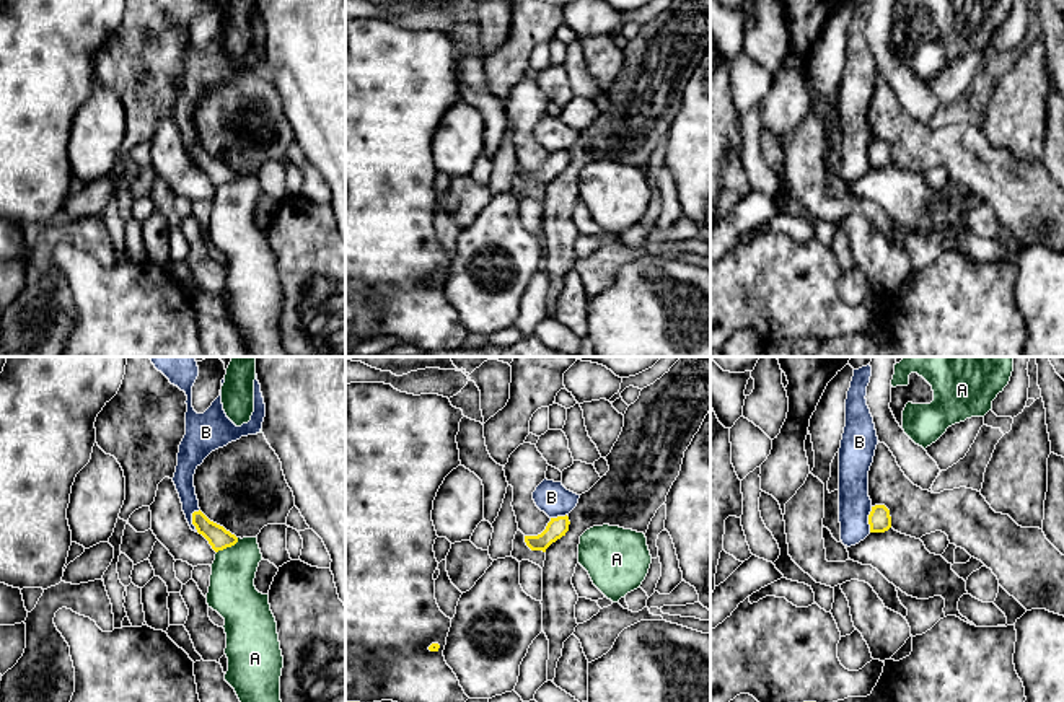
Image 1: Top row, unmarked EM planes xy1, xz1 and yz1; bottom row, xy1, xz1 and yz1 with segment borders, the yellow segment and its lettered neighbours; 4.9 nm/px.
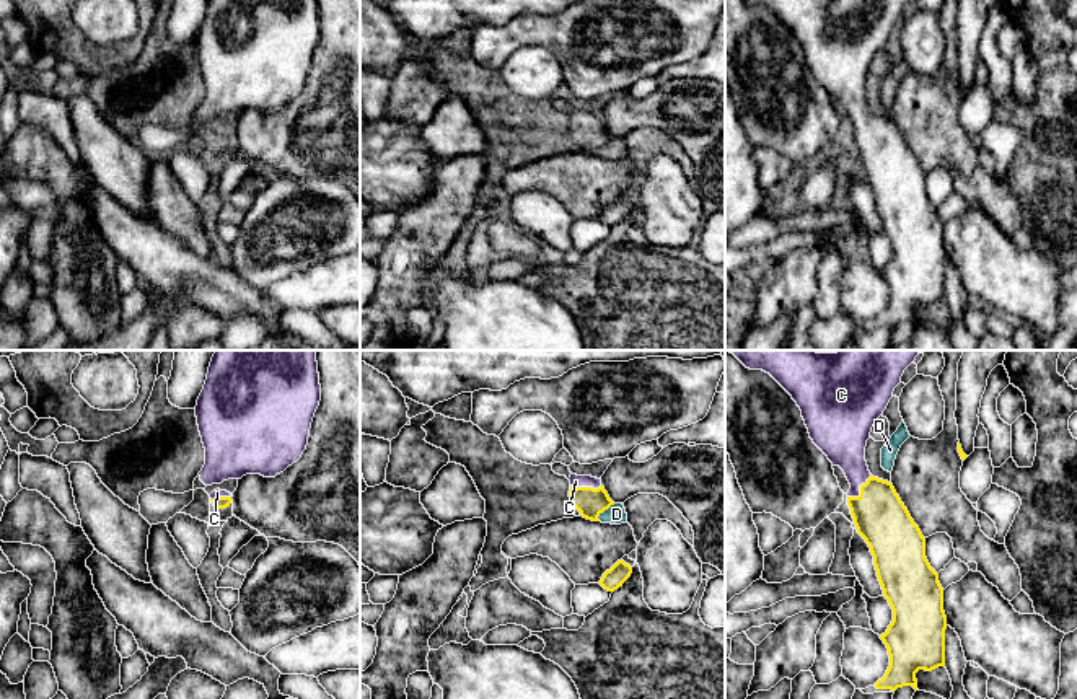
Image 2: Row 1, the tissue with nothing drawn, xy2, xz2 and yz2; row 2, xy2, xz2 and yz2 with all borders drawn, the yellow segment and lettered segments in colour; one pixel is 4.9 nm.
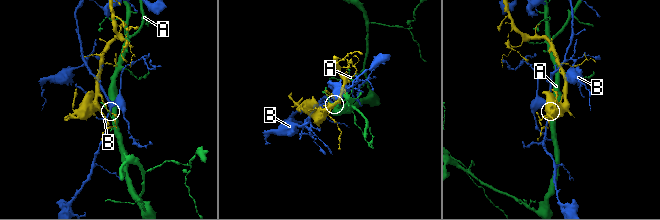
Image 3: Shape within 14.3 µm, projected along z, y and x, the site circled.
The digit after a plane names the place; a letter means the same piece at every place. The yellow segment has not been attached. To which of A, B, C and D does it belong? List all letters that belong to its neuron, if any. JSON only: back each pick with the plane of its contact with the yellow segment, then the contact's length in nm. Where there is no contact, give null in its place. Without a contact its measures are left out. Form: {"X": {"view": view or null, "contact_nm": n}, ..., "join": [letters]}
{"C": {"view": "yz2", "contact_nm": 170}, "join": ["C"]}

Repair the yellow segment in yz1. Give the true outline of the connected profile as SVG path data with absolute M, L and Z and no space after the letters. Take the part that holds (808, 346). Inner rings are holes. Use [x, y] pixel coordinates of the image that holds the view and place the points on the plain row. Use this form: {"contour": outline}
{"contour": "M816 337L776 340L764 345L764 357L792 357L795 349L800 349L807 357L813 357L820 344L821 340Z"}

